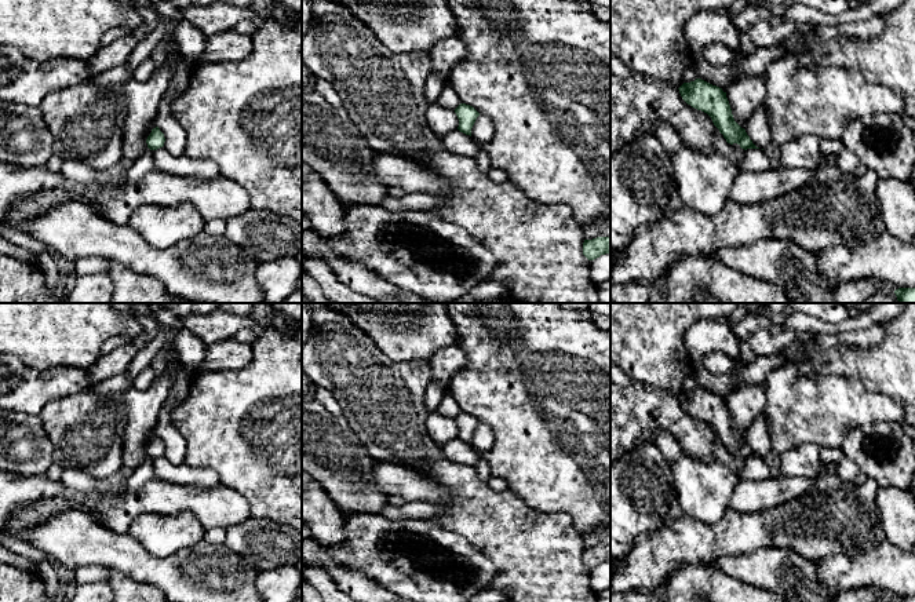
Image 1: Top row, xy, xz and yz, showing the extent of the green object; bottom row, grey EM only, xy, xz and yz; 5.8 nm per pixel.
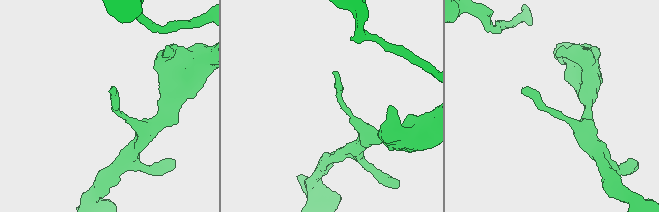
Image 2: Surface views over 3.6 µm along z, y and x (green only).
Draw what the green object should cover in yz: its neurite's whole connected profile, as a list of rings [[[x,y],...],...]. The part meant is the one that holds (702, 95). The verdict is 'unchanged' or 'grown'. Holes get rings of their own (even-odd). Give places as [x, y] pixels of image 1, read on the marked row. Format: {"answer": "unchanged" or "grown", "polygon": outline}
{"answer": "unchanged", "polygon": [[[701,79],[683,83],[679,88],[682,99],[692,107],[707,113],[728,143],[737,143],[741,149],[757,147],[746,129],[733,118],[726,92]]]}

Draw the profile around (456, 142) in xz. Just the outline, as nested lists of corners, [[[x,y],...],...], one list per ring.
[[[459,129],[442,135],[440,139],[448,152],[471,158],[475,158],[481,149],[481,145],[478,145],[473,136],[466,135]]]

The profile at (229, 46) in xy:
[[[236,29],[207,36],[205,48],[200,62],[241,62],[252,51],[252,36]]]

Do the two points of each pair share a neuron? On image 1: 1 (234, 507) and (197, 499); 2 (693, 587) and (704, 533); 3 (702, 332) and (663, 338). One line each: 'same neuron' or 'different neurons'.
1: same neuron
2: different neurons
3: different neurons

